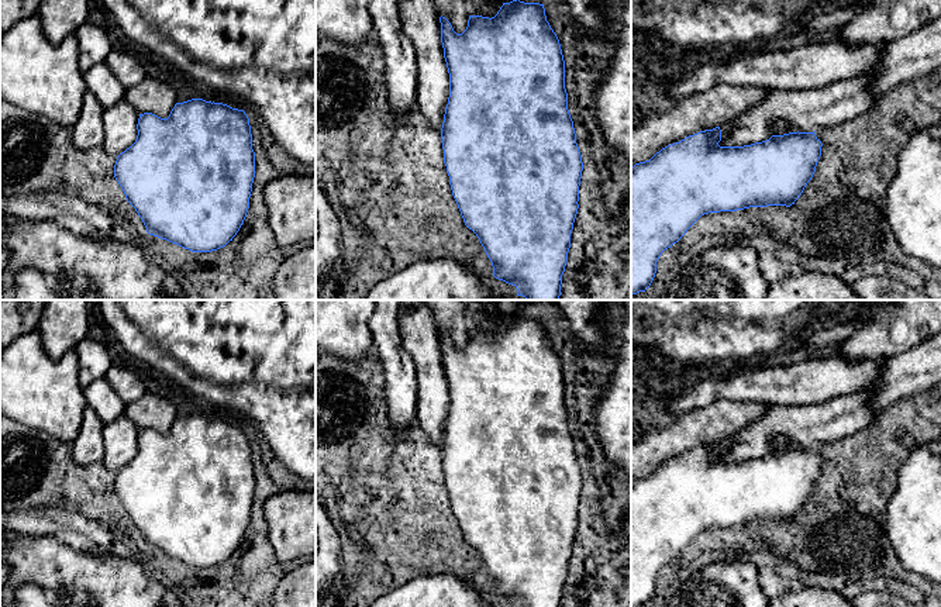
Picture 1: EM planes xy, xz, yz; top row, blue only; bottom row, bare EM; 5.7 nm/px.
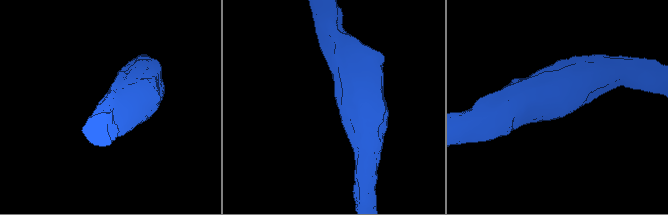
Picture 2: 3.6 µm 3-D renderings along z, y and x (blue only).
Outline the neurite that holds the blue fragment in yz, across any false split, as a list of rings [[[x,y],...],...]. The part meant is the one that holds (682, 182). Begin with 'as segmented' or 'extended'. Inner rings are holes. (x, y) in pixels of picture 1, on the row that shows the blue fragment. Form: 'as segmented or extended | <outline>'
extended | [[[858,75],[816,89],[771,90],[759,104],[727,124],[689,135],[662,148],[649,161],[635,163],[631,168],[631,294],[651,286],[661,254],[676,244],[702,215],[794,204],[811,180],[821,156],[823,144],[814,132],[851,121],[875,107],[880,97],[871,93],[871,83],[871,76]]]

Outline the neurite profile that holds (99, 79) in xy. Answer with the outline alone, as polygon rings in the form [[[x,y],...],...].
[[[104,62],[86,70],[83,79],[86,90],[93,93],[104,108],[114,106],[125,96],[127,89],[114,77]]]

